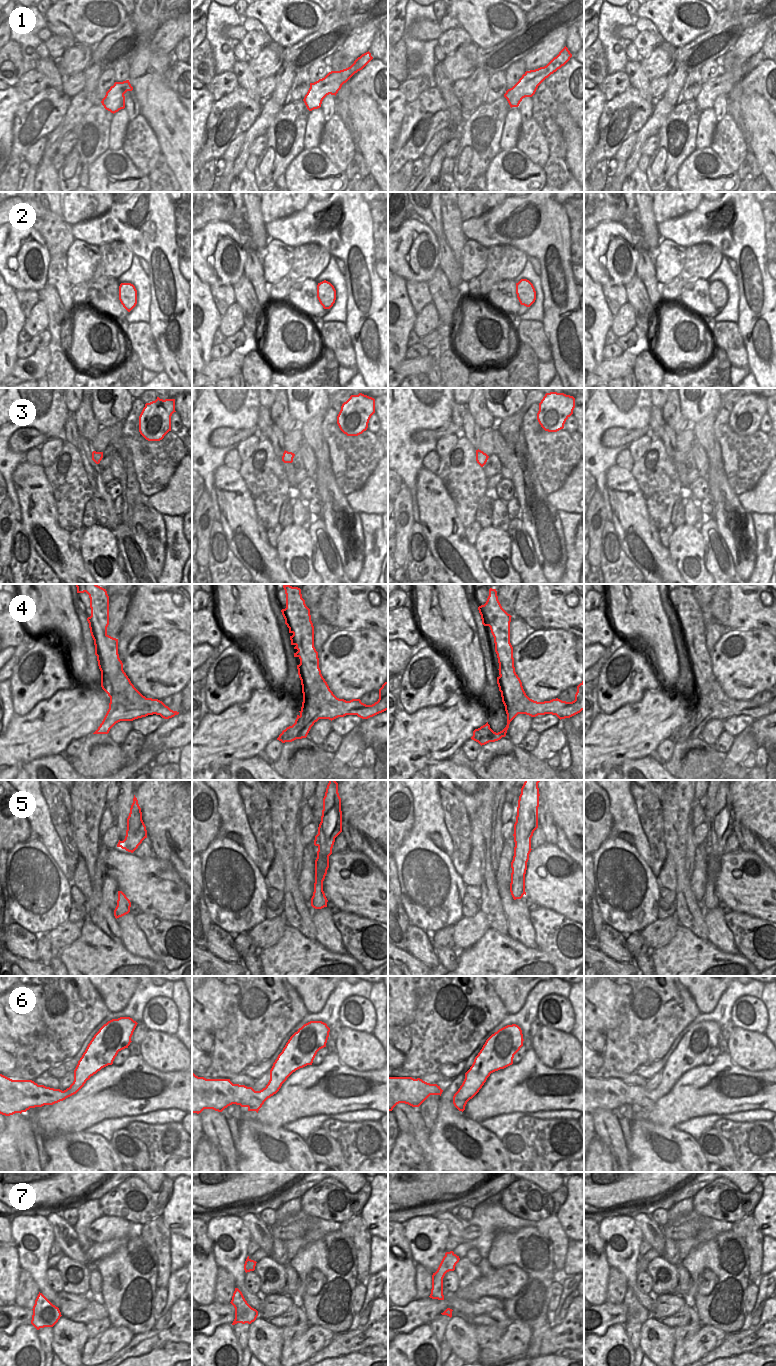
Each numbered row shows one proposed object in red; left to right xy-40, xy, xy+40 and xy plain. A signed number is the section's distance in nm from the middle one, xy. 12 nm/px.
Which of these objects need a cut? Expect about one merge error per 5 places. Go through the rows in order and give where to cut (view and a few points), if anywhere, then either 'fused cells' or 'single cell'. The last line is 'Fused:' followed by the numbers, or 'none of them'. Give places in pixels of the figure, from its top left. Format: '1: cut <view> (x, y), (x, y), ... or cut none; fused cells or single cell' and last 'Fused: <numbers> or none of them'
1: cut none; single cell
2: cut none; single cell
3: cut none; single cell
4: cut xy (325, 681), (325, 685), (315, 693), (303, 694); fused cells
5: cut none; single cell
6: cut none; single cell
7: cut none; single cell
Fused: 4

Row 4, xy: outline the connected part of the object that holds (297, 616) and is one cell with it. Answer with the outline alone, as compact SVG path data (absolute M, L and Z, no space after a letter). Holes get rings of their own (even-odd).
M283 584L286 594L286 608L282 609L285 624L289 628L291 645L298 651L294 657L300 659L297 665L303 694L316 694L325 686L325 679L319 668L318 652L314 647L314 626L310 609L302 598L301 589Z

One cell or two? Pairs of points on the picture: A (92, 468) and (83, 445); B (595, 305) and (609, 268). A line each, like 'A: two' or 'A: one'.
A: one
B: two

